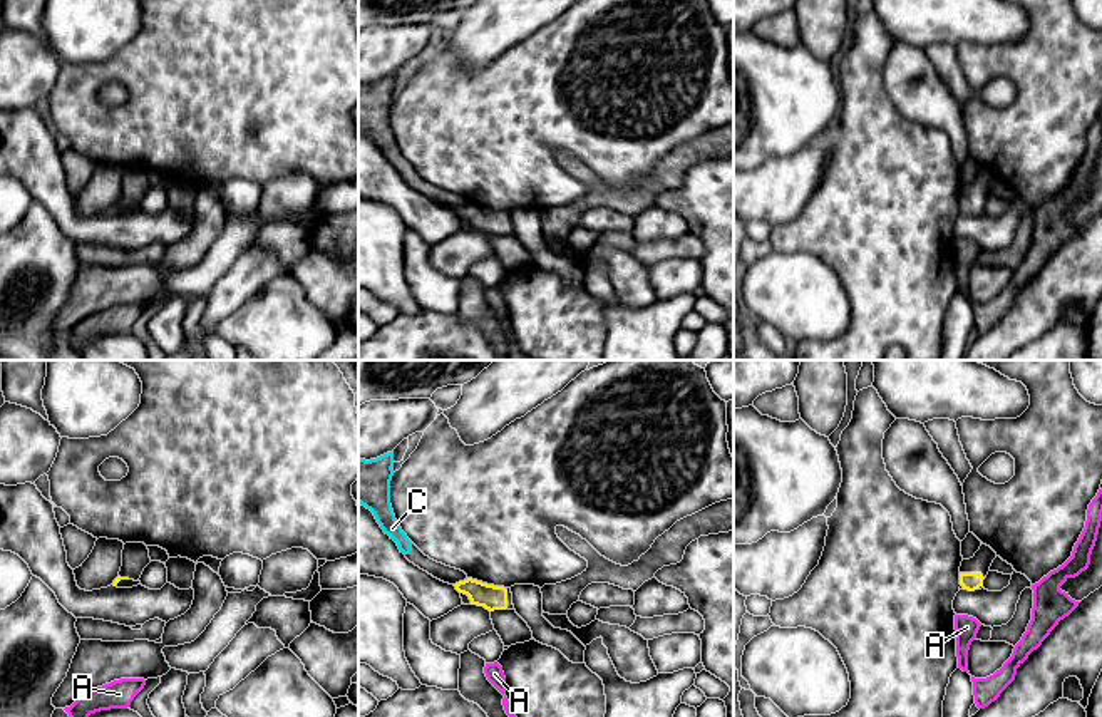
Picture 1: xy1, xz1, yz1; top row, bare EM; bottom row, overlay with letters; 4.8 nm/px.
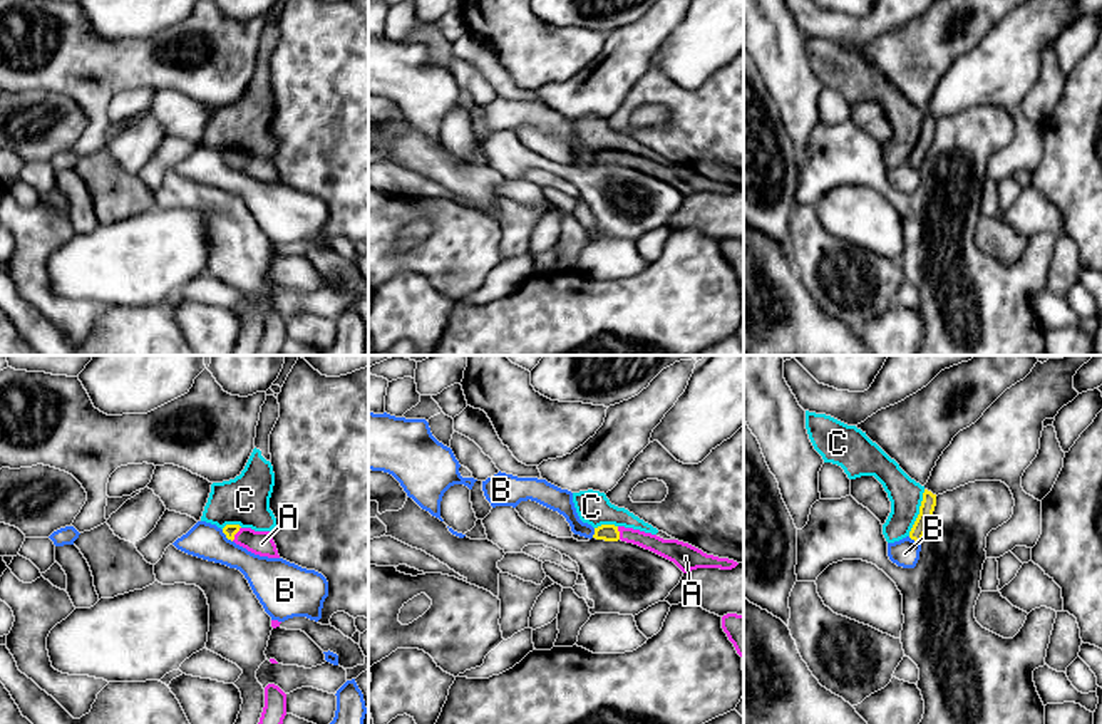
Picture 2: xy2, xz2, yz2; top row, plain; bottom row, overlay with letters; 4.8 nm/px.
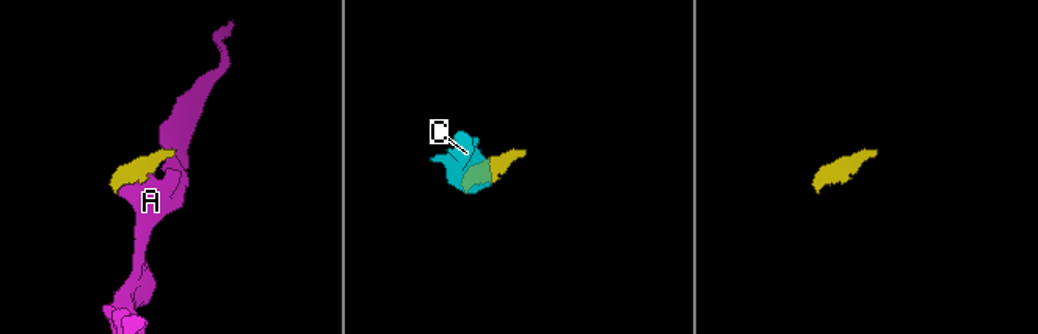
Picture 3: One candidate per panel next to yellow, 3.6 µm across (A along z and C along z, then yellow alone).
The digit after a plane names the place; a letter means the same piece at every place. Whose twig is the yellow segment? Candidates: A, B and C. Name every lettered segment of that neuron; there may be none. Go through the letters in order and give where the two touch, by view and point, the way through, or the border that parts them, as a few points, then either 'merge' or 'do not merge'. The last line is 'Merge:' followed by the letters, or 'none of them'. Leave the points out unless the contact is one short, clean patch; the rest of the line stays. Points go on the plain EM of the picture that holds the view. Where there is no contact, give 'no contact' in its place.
A: meets yellow in xy2 at (236, 156); runs through xy2 (230, 155), (236, 156), (262, 168); merge
B: meets yellow in xy2 at (226, 161); border along xy2 (221, 155), (231, 166); do not merge
C: meets yellow in yz2 at (920, 138); border along yz2 (925, 114), (920, 138), (908, 160); do not merge
Merge: A

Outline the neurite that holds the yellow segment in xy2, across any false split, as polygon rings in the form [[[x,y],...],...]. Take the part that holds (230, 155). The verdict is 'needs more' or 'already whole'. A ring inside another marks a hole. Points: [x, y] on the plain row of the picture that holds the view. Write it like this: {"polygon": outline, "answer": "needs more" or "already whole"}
{"polygon": [[[226,149],[223,153],[223,158],[228,164],[234,166],[236,169],[246,173],[255,179],[280,183],[270,156],[255,156],[251,153],[241,153],[239,149]]], "answer": "needs more"}

